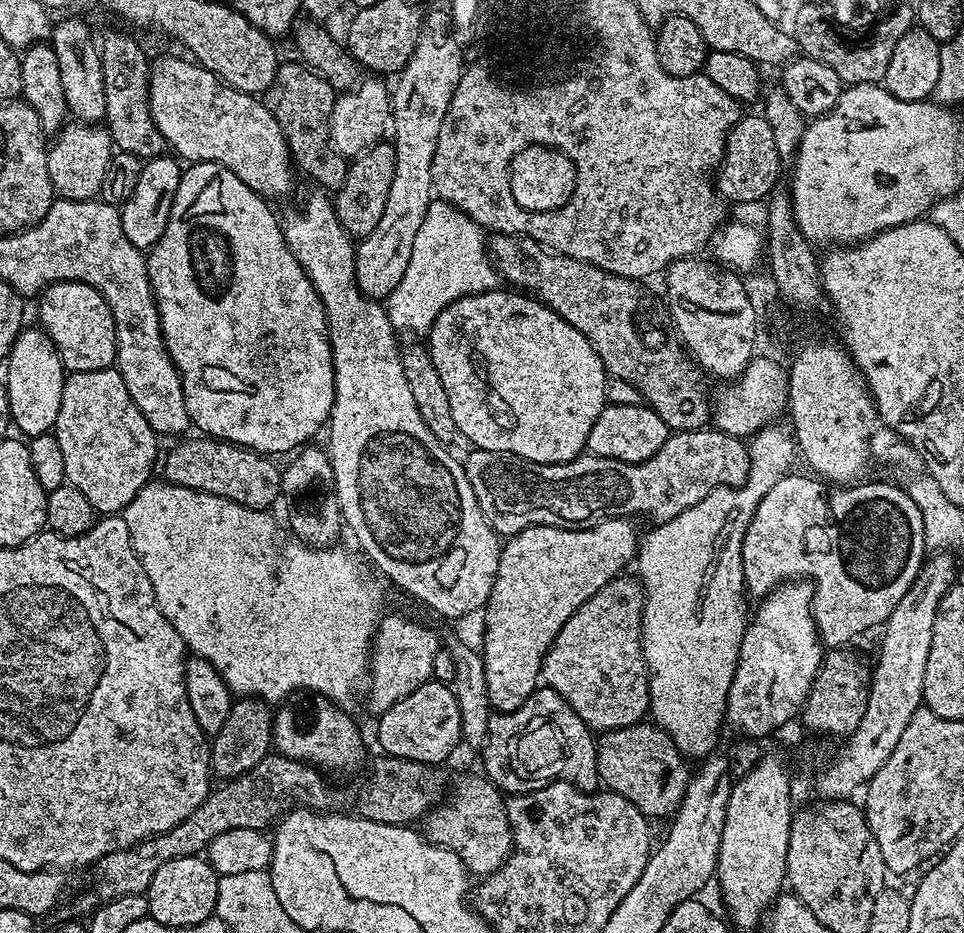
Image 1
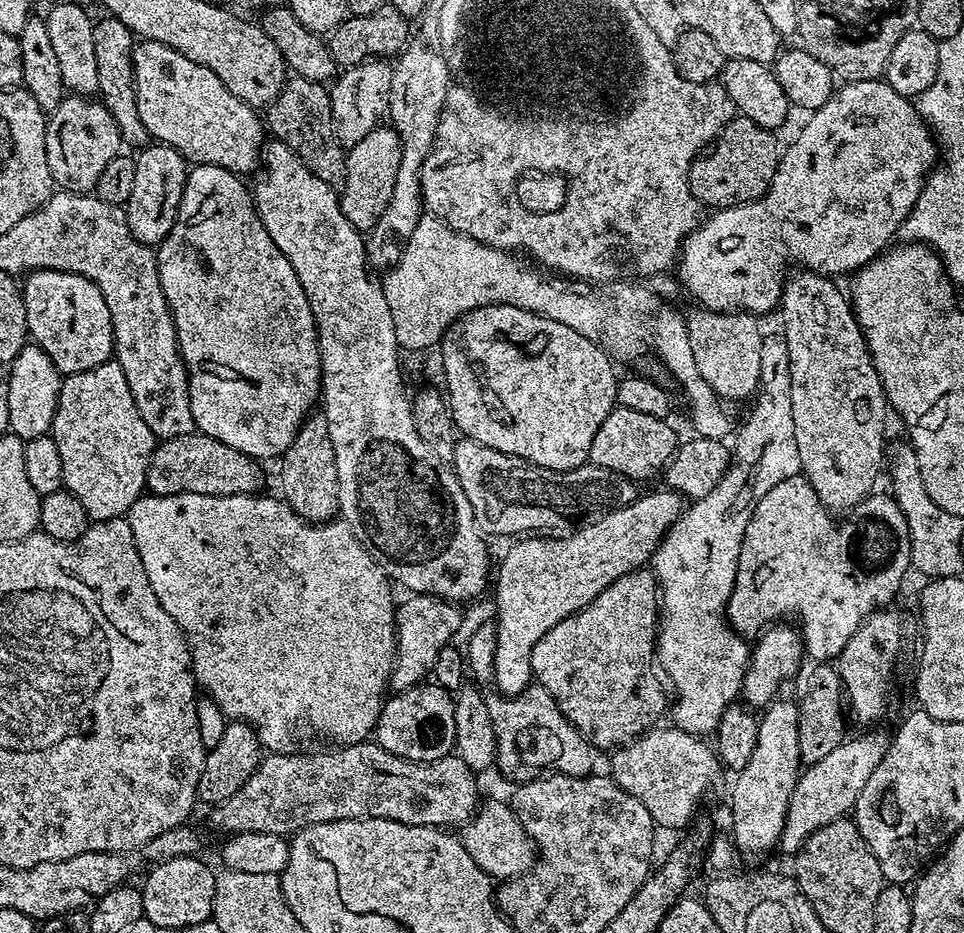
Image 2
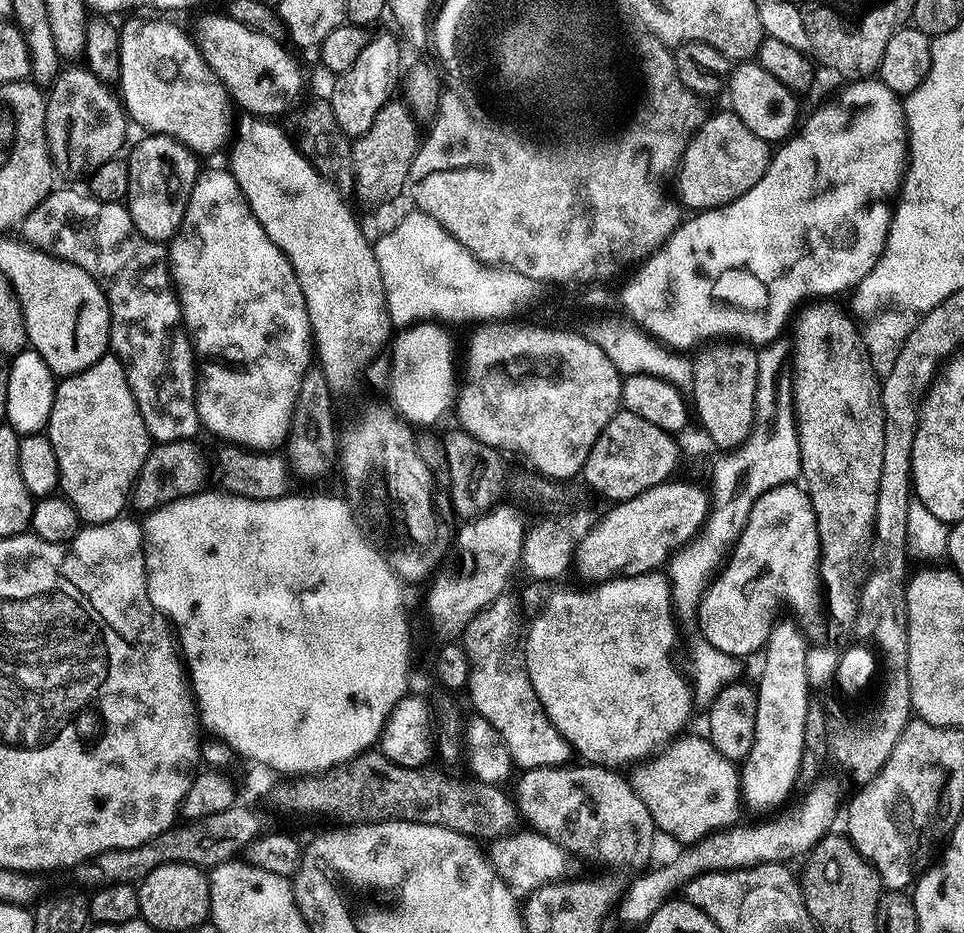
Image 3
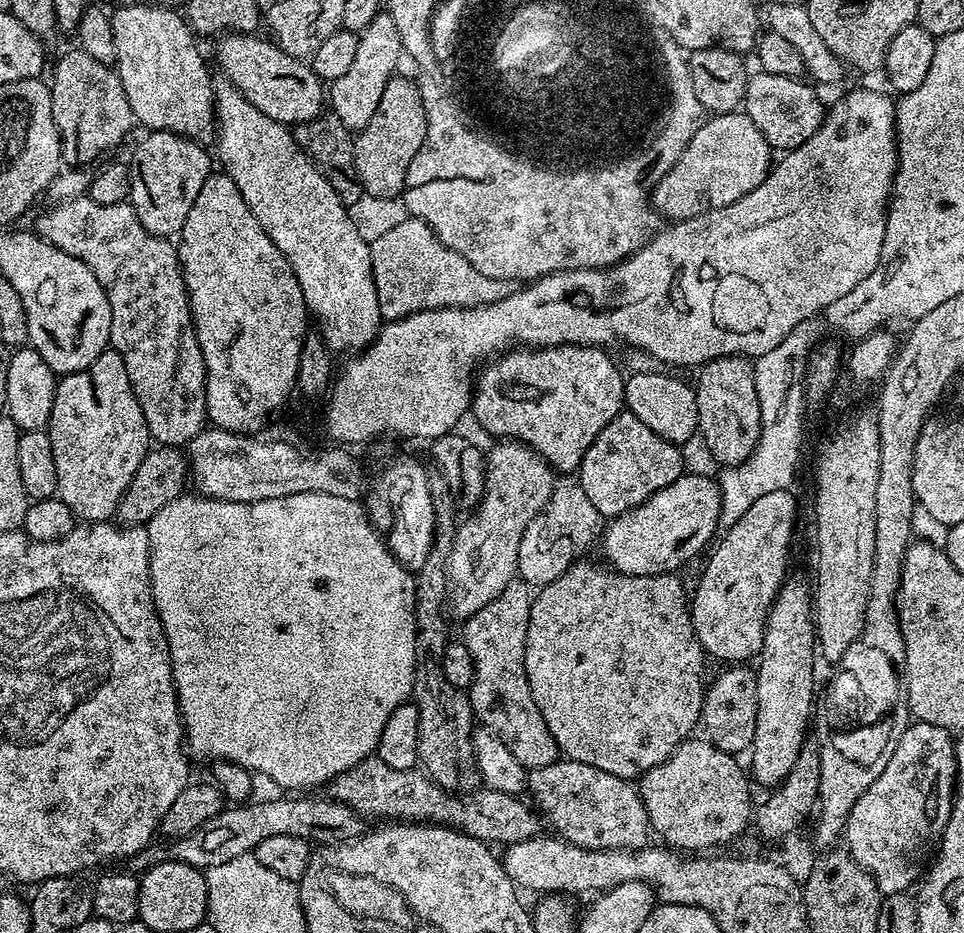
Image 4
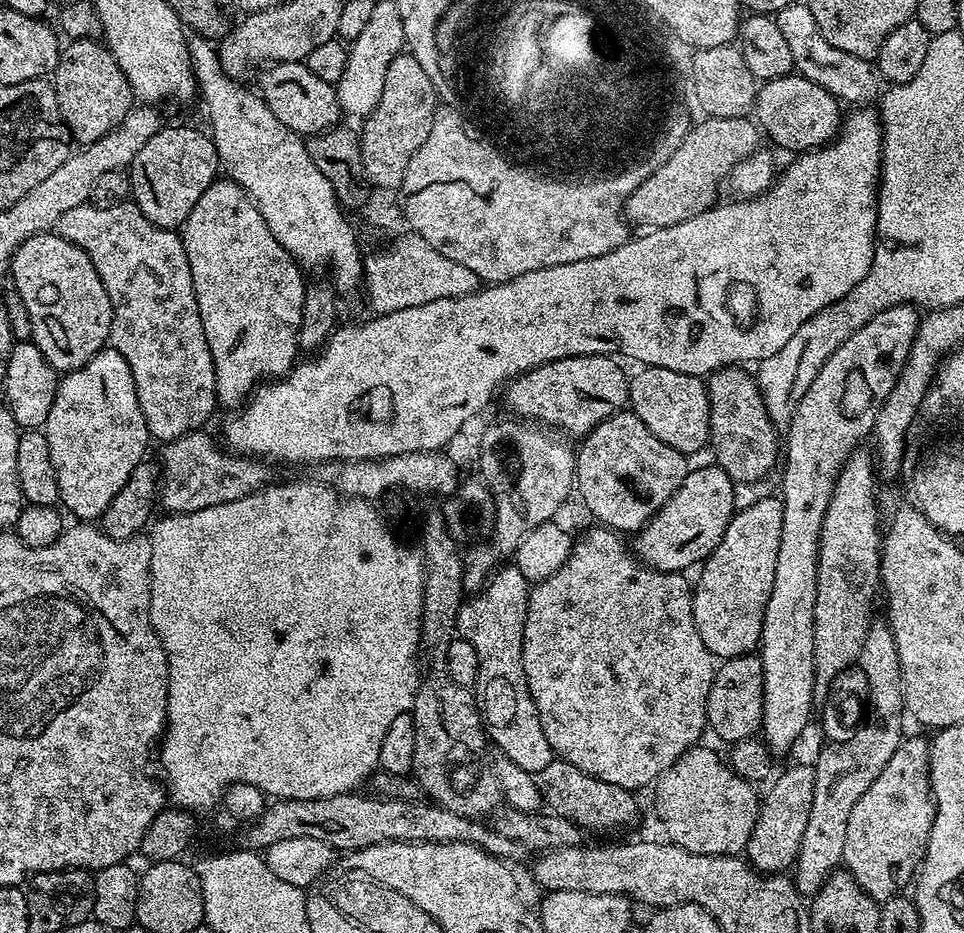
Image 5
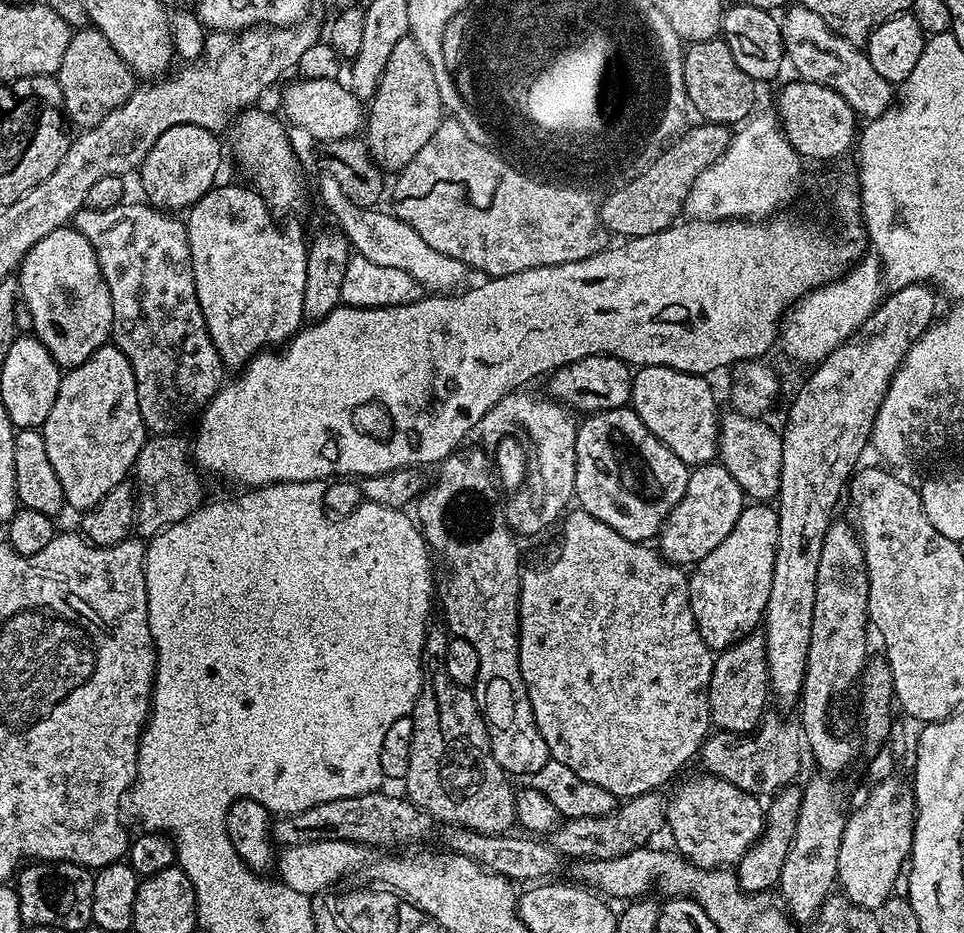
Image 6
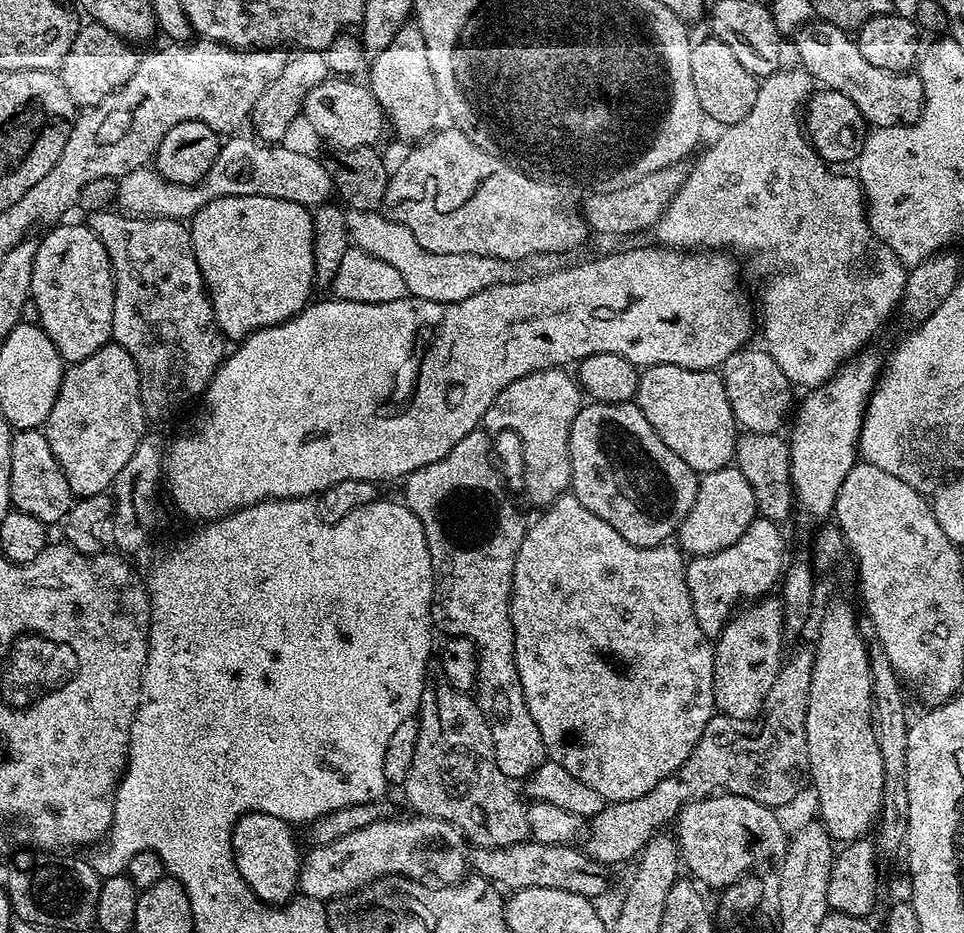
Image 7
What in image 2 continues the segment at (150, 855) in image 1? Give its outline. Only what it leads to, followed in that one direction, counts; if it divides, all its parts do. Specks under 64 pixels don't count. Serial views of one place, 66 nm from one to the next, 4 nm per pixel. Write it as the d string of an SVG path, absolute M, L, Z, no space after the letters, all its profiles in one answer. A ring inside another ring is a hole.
M375 742L349 744L336 751L340 752L312 752L309 756L296 756L287 752L265 755L238 794L226 798L226 802L211 805L213 826L223 834L261 832L285 838L311 824L370 818L443 829L452 826L448 824L463 825L478 807L477 777L468 769L466 762L462 762L462 758L455 754L443 756L434 762L418 762L398 758L382 750L382 746Z

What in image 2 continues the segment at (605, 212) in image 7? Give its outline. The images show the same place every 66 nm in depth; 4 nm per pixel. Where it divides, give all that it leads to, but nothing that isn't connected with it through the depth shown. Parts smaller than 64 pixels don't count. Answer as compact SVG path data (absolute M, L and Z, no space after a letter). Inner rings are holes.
M737 115L721 130L710 147L696 157L688 171L690 190L709 209L719 210L748 204L768 193L774 174L780 165L782 144L776 141L775 131L750 122L750 118Z

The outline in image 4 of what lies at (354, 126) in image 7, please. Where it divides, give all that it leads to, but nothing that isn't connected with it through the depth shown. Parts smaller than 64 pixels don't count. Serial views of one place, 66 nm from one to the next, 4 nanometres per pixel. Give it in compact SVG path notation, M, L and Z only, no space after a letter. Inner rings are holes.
M232 32L224 38L216 52L224 71L221 73L262 114L289 126L305 124L321 115L320 107L326 104L325 85L301 57L286 54L279 44L268 38L263 40L260 34Z

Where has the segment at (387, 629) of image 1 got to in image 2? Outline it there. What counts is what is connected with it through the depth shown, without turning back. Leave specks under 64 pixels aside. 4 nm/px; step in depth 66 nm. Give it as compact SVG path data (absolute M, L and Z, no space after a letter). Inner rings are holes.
M412 594L395 605L396 609L396 659L392 661L392 678L390 688L393 693L404 692L416 684L427 681L432 675L432 667L438 658L438 650L453 643L456 631L460 628L460 612L455 603L440 600L436 596L421 596Z

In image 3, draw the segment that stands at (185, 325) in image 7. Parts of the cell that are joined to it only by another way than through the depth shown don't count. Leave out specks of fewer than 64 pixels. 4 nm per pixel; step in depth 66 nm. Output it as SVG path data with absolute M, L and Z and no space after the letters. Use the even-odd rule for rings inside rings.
M57 187L53 190L42 202L38 202L38 206L34 206L34 210L30 210L30 214L18 225L18 232L21 232L19 235L23 243L43 252L51 252L59 260L74 262L74 266L82 266L86 274L99 282L112 315L114 354L124 363L134 402L138 402L142 422L146 422L146 430L153 441L165 444L193 439L197 435L195 432L202 428L196 409L198 364L172 283L167 247L161 241L138 234L123 203L102 202L87 191L79 192L76 188Z

